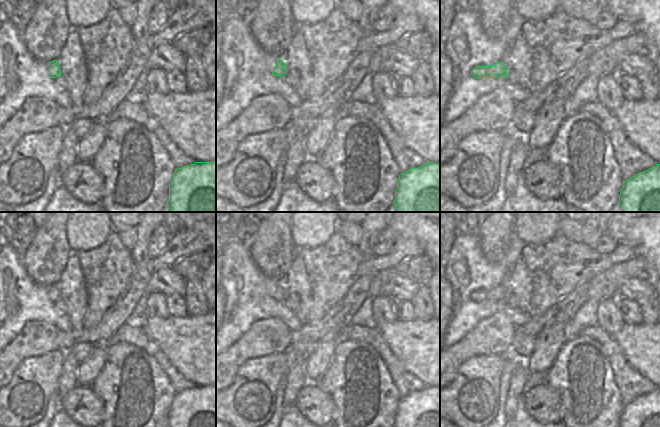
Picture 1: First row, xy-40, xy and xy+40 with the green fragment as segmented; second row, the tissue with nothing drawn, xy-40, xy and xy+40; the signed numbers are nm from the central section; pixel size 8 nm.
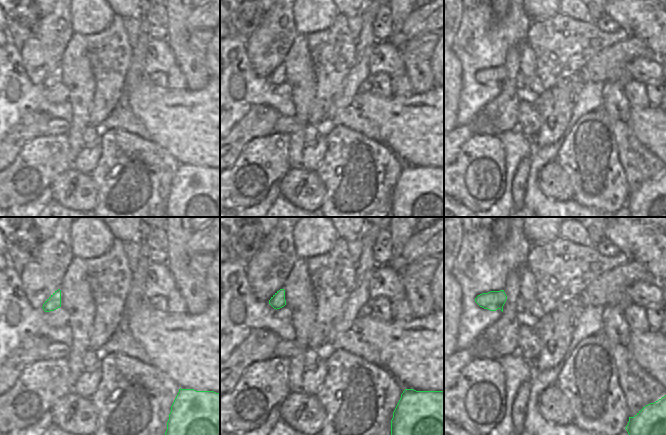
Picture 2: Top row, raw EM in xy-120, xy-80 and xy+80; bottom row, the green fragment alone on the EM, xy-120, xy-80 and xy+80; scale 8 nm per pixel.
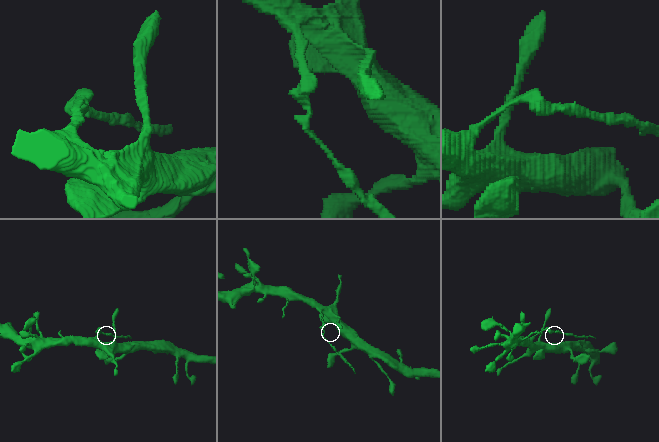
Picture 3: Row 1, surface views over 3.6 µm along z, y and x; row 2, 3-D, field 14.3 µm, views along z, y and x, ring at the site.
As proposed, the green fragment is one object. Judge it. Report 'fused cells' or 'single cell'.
fused cells

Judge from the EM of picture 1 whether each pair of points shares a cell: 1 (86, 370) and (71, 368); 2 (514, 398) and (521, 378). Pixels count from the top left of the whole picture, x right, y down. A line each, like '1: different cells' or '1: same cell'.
1: different cells
2: same cell

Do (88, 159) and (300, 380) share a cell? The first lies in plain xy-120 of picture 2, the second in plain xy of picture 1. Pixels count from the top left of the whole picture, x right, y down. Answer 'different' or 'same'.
different

